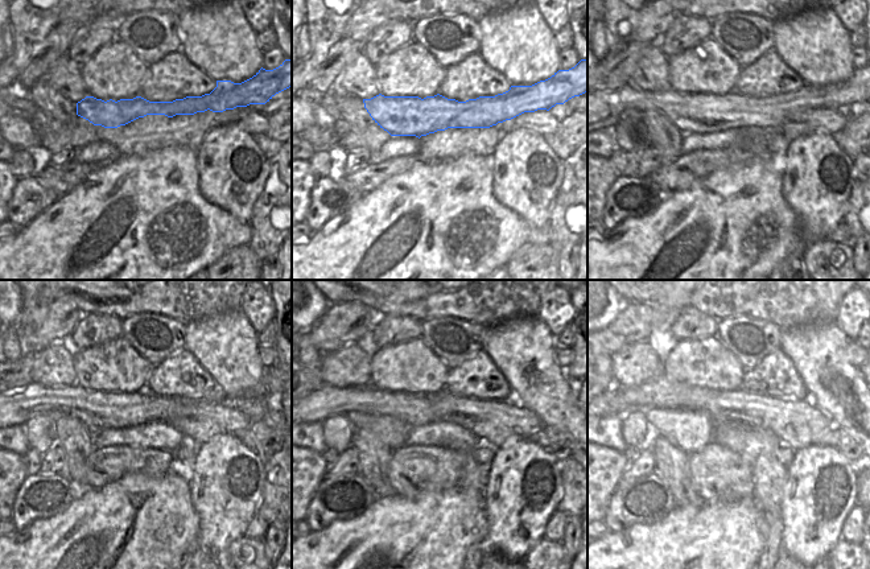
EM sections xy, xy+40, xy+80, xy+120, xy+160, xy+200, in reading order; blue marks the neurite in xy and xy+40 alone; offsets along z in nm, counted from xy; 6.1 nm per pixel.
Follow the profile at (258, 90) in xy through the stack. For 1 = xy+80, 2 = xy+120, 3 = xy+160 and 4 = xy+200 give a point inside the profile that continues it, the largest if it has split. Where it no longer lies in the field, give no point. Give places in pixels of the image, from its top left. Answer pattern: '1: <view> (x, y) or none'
1: xy+80 (691, 112)
2: xy+120 (97, 411)
3: xy+160 (415, 409)
4: xy+200 (614, 405)

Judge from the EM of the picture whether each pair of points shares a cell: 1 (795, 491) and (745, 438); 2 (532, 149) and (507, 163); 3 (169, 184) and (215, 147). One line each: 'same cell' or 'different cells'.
1: different cells
2: same cell
3: different cells

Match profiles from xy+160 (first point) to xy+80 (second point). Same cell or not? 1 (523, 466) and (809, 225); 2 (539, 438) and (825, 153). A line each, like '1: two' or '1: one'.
1: one
2: two

